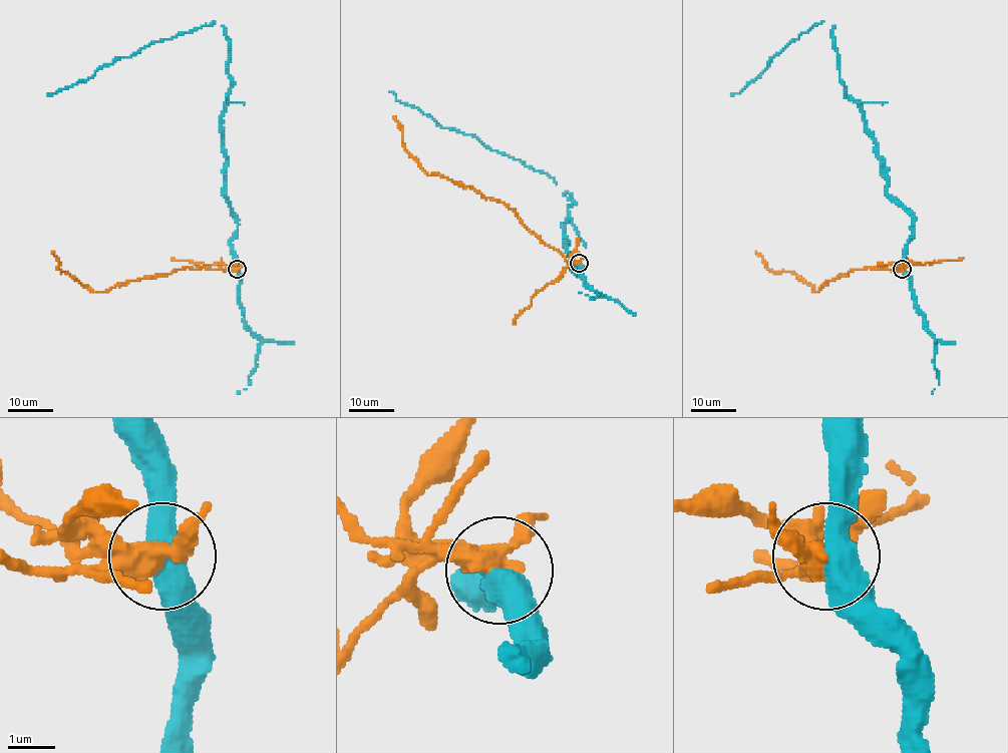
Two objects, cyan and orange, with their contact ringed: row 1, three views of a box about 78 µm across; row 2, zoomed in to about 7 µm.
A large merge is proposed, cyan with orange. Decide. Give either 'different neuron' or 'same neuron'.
different neuron

